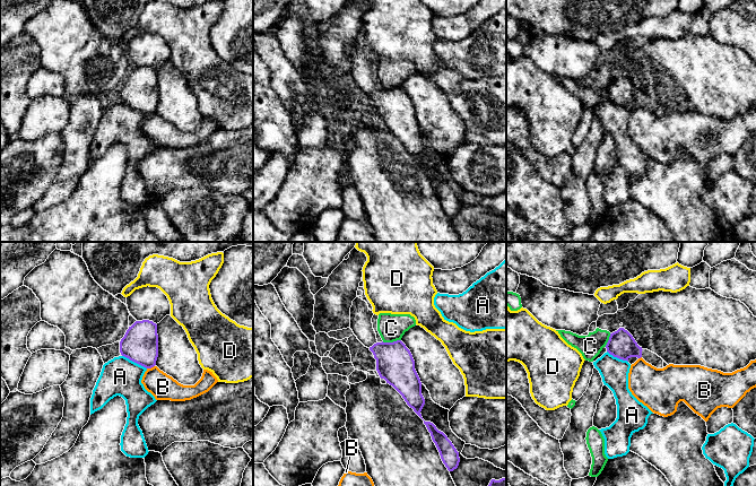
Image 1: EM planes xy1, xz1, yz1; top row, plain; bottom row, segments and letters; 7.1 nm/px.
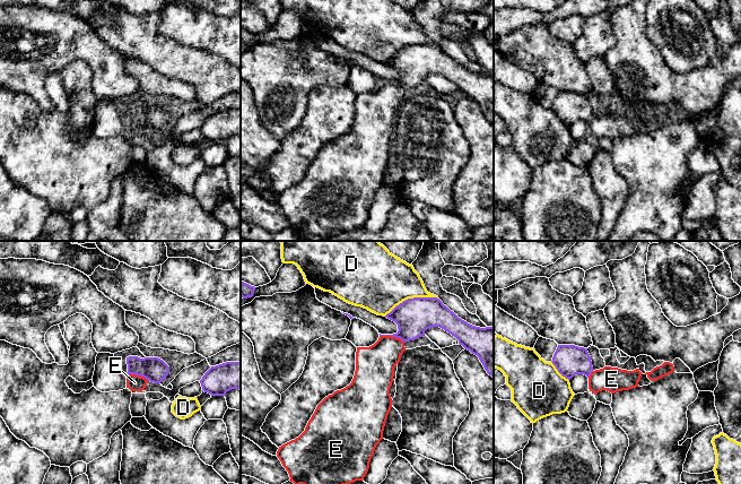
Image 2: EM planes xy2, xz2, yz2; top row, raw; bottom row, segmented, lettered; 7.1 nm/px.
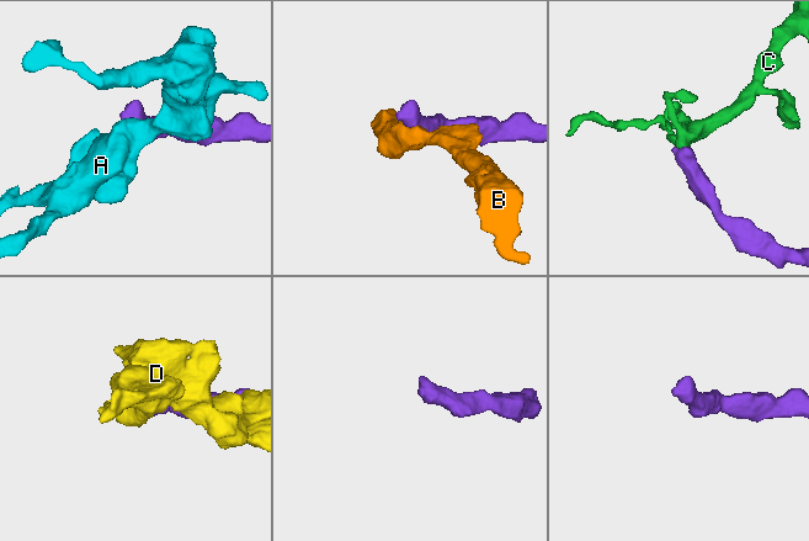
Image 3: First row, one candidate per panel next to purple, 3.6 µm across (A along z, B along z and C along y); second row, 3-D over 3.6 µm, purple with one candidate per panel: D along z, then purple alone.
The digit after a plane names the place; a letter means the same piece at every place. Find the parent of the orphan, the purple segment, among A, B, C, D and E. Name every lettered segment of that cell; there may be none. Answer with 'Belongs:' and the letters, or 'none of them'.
Belongs: none of them

